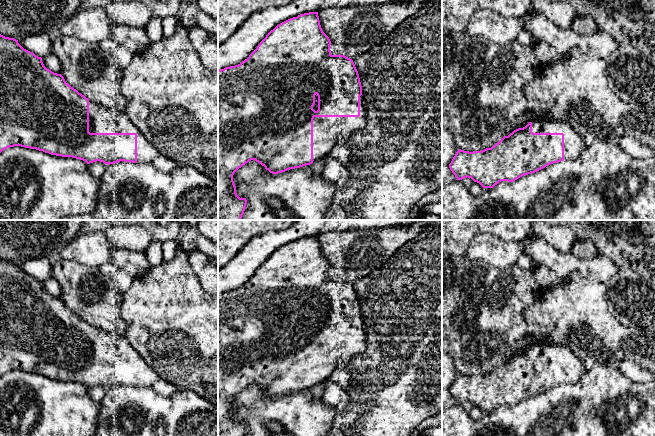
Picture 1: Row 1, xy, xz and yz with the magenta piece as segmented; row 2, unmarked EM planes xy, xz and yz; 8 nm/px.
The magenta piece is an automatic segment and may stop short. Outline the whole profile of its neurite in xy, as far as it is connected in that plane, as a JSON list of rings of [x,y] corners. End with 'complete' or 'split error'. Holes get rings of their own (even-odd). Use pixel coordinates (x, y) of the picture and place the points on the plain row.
[[[0,258],[0,377],[14,370],[36,373],[51,379],[72,381],[87,388],[120,385],[150,388],[162,396],[172,396],[178,388],[157,375],[131,346],[124,335],[90,325],[71,311],[61,298],[47,293],[42,282],[24,273],[18,264]]] | split error

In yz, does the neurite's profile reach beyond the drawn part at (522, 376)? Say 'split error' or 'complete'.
split error

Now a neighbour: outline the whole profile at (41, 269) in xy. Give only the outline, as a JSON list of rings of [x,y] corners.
[[[47,258],[30,259],[18,264],[18,267],[41,282],[52,278],[52,264]]]

